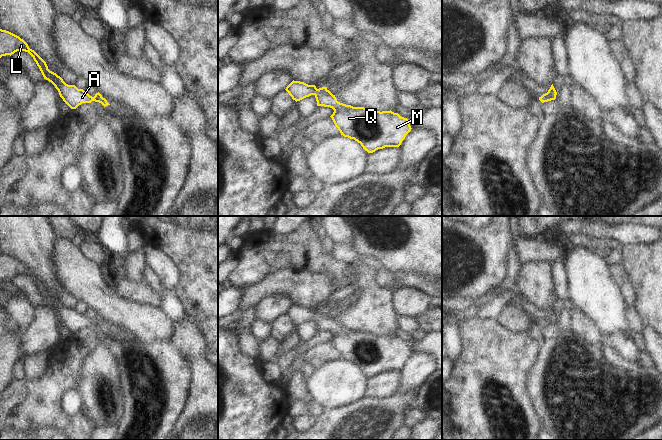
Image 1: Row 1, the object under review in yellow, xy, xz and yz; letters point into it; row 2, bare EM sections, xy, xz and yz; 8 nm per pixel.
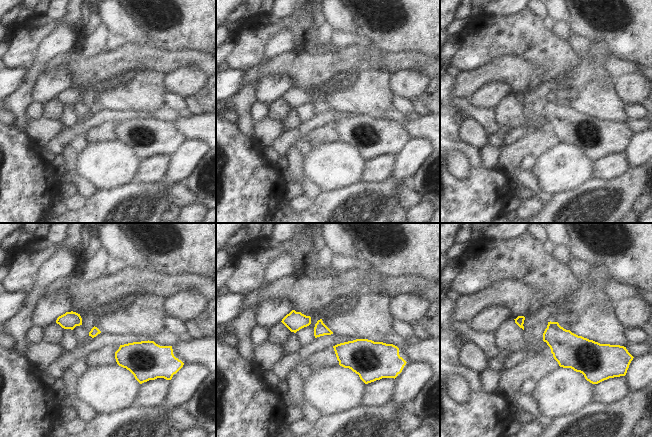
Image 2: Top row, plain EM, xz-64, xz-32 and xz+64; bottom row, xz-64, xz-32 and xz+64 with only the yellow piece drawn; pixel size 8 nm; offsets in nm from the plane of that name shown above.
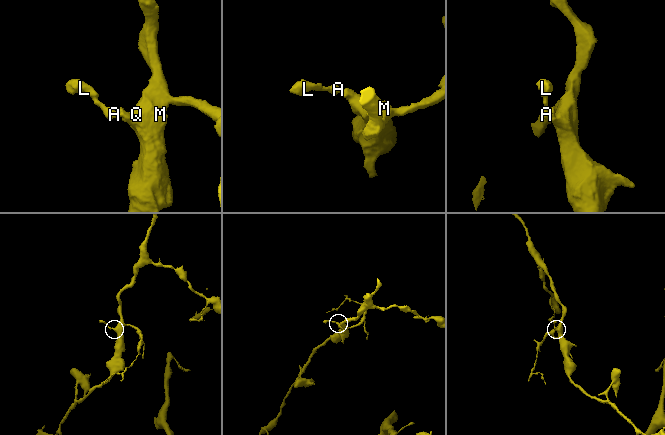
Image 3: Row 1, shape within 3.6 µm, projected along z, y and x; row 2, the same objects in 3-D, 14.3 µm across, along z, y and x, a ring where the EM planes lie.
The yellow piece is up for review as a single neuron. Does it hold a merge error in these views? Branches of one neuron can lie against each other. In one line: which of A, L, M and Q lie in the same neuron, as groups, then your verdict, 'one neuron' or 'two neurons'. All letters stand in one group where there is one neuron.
A L M Q; one neuron

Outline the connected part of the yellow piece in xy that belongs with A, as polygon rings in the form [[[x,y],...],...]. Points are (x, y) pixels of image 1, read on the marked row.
[[[0,29],[0,58],[6,55],[11,56],[17,51],[28,52],[33,57],[44,79],[55,86],[60,97],[71,109],[76,109],[82,103],[91,103],[92,101],[99,102],[104,107],[110,105],[99,92],[92,97],[83,89],[66,84],[60,76],[48,69],[46,62],[34,50],[30,49],[23,39],[9,31]]]

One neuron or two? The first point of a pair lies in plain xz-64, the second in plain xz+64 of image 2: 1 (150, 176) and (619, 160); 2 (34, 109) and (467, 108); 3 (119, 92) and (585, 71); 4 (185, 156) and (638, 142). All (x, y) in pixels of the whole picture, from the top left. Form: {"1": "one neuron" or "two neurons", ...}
{"1": "one neuron", "2": "one neuron", "3": "two neurons", "4": "one neuron"}

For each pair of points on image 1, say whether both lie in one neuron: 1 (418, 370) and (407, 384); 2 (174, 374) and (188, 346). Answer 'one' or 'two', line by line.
1: one
2: two

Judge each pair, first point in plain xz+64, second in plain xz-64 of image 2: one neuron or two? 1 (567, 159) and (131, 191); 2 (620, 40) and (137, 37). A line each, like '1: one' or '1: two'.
1: two
2: two

